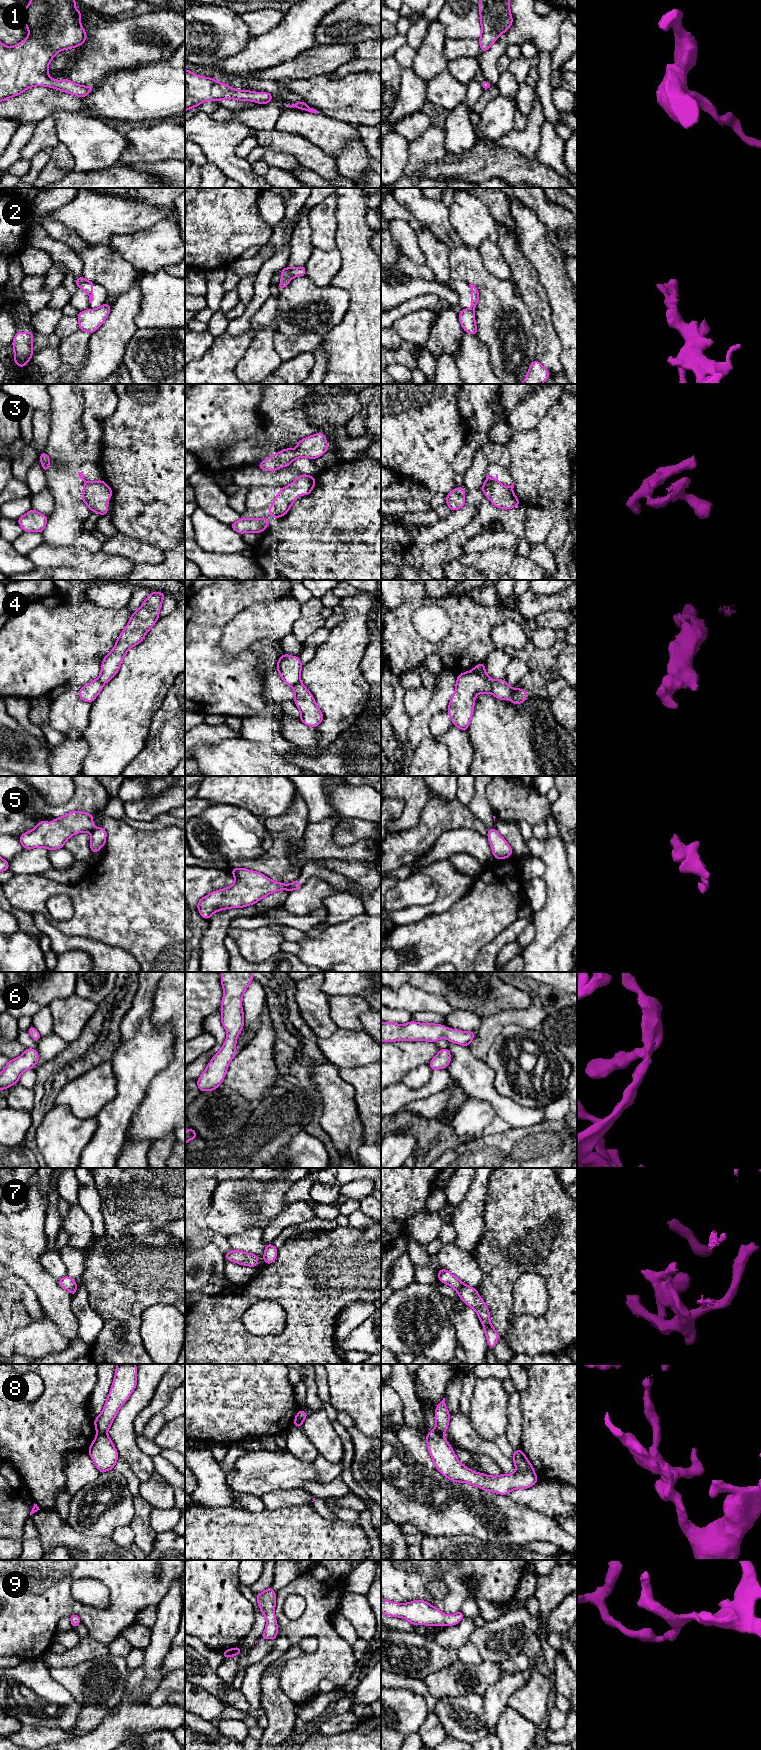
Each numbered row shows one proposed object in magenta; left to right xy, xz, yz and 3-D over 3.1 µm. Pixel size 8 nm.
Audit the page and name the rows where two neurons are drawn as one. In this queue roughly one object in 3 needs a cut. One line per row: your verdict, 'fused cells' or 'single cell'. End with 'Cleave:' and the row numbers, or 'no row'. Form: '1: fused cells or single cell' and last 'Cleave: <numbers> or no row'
1: single cell
2: fused cells
3: fused cells
4: fused cells
5: fused cells
6: single cell
7: fused cells
8: fused cells
9: single cell
Cleave: 2, 3, 4, 5, 7, 8

